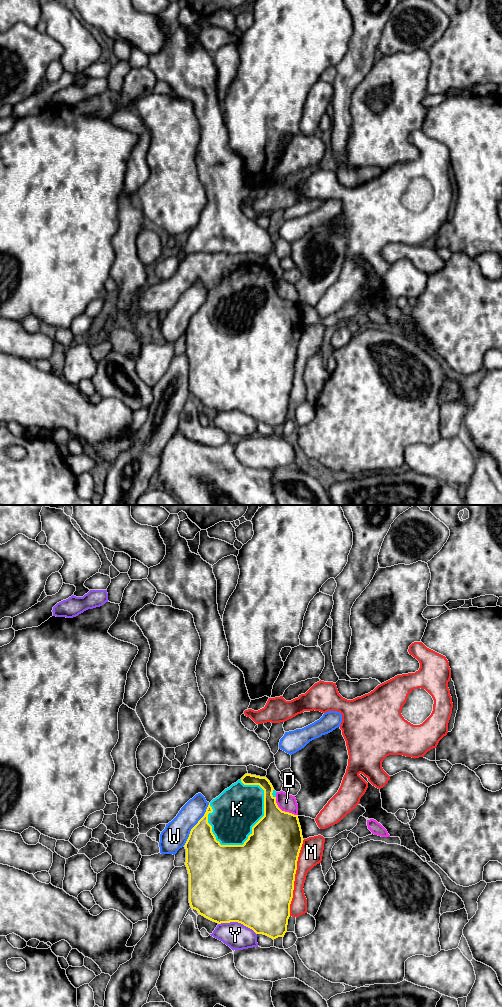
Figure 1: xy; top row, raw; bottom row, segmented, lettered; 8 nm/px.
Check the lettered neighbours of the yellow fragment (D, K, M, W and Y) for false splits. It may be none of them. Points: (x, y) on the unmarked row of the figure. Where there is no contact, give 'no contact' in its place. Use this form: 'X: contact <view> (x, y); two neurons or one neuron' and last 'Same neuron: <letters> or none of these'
D: contact xy (283, 299); two neurons
K: contact xy (254, 313); one neuron
M: contact xy (294, 365); two neurons
W: contact xy (196, 312); two neurons
Y: contact xy (237, 409); two neurons
Same neuron: K

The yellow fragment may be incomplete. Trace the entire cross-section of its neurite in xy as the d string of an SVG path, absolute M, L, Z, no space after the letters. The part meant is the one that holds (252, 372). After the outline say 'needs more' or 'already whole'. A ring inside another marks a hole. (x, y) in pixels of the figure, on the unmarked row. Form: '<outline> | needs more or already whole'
M245 262L209 291L184 333L191 396L218 412L238 410L273 428L287 420L297 349L304 328L298 303L282 299L276 291L276 281L266 265Z | needs more

